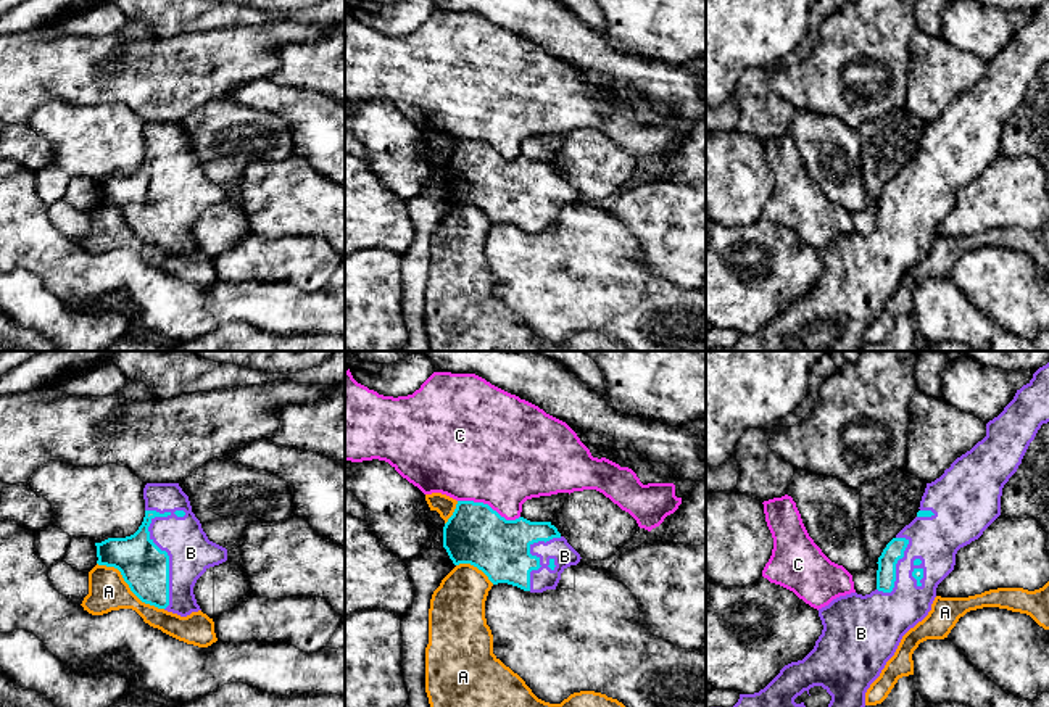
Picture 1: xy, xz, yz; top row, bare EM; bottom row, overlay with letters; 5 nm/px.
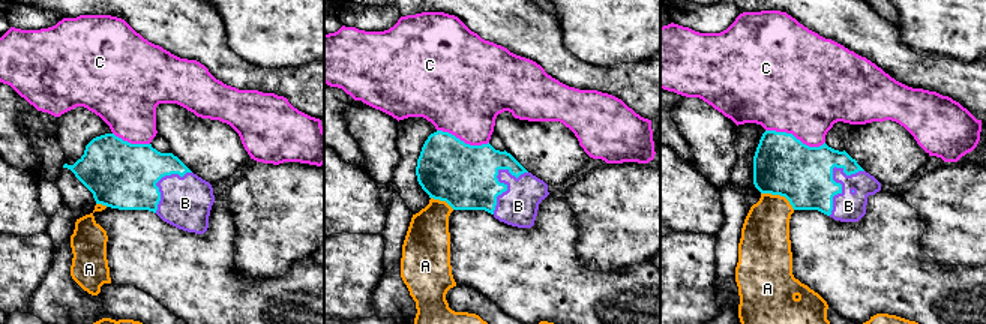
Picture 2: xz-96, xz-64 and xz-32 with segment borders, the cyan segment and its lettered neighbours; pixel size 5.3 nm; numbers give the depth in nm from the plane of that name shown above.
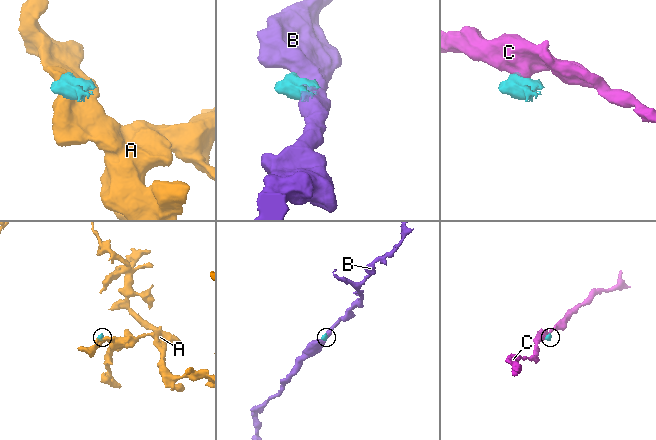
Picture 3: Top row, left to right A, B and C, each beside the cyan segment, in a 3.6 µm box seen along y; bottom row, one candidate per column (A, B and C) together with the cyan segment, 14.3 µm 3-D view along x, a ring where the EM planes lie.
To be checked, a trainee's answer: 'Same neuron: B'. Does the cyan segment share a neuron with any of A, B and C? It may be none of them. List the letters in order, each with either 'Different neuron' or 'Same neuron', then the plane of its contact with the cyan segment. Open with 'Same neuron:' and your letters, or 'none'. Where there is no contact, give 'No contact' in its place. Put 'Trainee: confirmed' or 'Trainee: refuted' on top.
Trainee: confirmed
Same neuron: B
A: Different neuron. Touches cyan in xy
B: Same neuron. Touches cyan in xy
C: Different neuron. Touches cyan in xz

